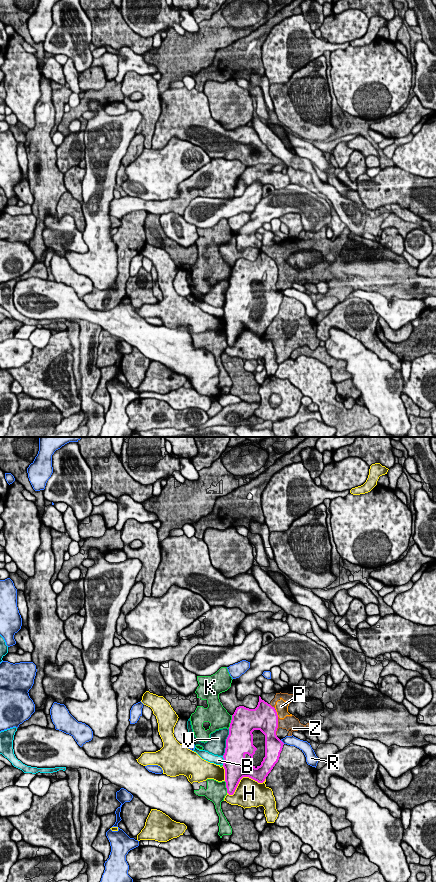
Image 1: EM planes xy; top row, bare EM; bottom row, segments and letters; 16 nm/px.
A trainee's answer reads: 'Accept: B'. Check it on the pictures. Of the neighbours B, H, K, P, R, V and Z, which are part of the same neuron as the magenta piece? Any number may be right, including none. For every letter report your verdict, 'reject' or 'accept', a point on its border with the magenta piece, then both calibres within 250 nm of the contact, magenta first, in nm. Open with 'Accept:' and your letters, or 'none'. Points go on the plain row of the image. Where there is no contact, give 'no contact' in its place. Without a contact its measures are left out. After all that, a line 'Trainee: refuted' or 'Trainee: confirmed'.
Accept: none
B: reject | xy (224, 312) | 380/160 nm
H: reject | xy (243, 328) | 380/380 nm
K: reject | xy (231, 274) | 420/340 nm
P: reject | xy (276, 265) | 420/200 nm
R: reject | xy (281, 293) | 280/160 nm
V: reject | xy (226, 294) | 420/300 nm
Z: reject | xy (277, 278) | 420/220 nm
Trainee: refuted

